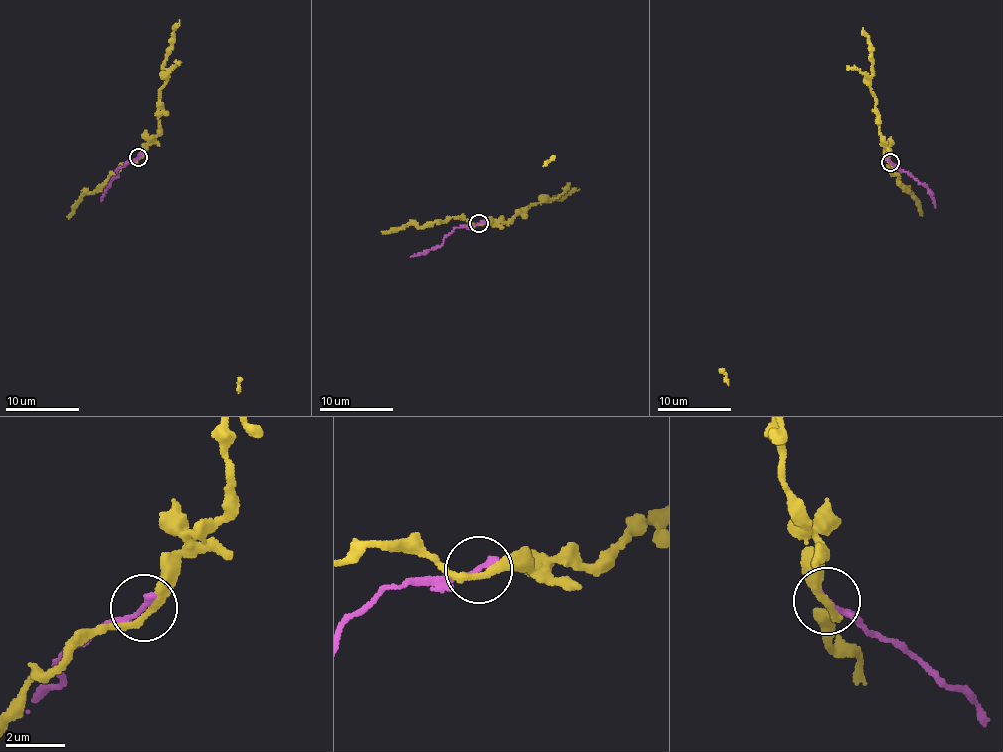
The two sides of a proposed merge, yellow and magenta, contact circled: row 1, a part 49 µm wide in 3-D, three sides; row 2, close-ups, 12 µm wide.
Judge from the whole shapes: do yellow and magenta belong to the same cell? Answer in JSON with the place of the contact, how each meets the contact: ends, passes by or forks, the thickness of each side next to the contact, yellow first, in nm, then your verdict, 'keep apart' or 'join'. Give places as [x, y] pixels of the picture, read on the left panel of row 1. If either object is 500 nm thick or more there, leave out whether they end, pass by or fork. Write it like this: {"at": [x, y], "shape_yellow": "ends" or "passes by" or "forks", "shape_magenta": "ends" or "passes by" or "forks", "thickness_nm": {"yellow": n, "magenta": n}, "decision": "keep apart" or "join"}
{"at": [138, 157], "shape_yellow": "passes by", "shape_magenta": "ends", "thickness_nm": {"yellow": 240, "magenta": 240}, "decision": "keep apart"}

